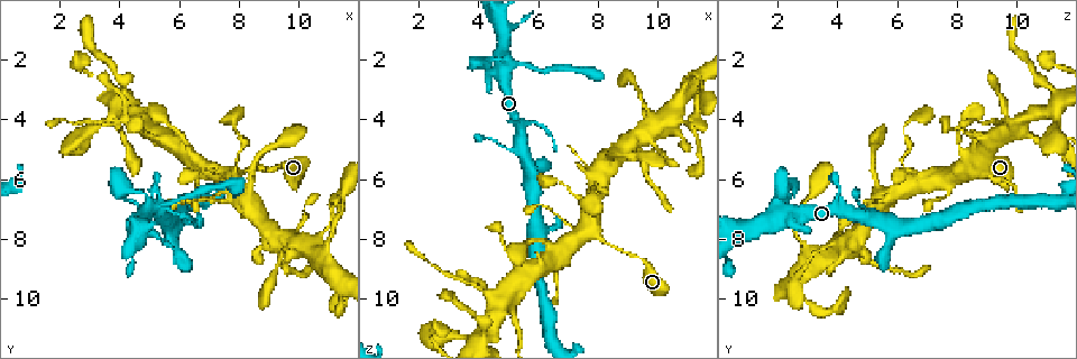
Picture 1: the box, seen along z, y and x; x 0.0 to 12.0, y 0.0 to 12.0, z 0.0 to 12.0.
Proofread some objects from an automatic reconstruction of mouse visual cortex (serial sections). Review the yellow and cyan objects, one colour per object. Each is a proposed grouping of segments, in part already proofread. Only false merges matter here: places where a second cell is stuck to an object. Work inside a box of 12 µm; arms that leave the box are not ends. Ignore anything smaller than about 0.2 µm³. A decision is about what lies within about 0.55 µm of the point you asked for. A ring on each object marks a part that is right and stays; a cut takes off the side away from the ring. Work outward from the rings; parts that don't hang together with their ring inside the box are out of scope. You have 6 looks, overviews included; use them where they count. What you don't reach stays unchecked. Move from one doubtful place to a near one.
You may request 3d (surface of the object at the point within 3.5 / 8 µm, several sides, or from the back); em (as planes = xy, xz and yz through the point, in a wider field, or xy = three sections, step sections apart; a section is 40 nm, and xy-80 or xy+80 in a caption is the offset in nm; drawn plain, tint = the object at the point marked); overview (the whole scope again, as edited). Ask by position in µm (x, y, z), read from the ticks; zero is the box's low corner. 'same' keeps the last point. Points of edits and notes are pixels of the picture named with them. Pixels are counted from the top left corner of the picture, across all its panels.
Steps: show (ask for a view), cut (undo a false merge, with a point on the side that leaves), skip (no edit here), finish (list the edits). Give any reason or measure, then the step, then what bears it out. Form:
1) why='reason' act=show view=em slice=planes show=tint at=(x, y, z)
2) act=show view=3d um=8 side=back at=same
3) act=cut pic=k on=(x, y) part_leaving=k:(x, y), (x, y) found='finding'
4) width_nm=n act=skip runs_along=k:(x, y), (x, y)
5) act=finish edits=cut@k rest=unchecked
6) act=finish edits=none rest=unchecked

why='branch point' act=show view=3d um=8 at=(7.7, 6.0, 7.7)

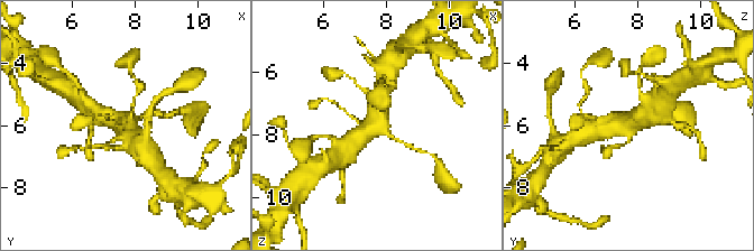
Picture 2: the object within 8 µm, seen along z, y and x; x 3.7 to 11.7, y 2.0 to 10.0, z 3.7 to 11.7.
act=show view=3d um=3.5 side=back at=same

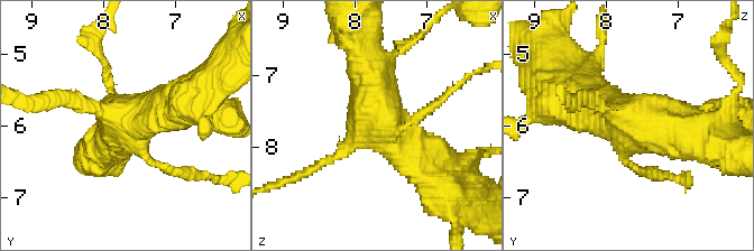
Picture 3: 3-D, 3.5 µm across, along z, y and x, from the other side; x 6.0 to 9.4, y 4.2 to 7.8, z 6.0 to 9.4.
act=show view=em slice=xy step=1 show=tint at=(7.70, 5.90, 7.75)

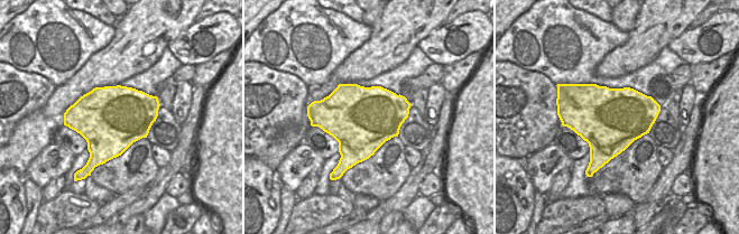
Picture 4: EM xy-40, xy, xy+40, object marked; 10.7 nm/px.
act=skip runs_along=3:(314, 168), (373, 128), (366, 59) found='continuous, no second cell'

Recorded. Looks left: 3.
act=show view=3d um=3.5 at=(4.2, 3.6, 11.1)

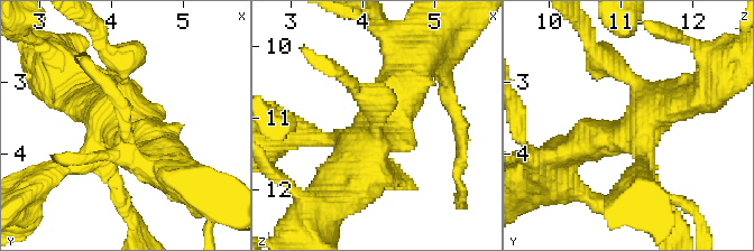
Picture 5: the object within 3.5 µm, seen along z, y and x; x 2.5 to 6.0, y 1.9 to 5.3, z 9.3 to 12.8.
act=show view=em slice=xy step=1 show=tint at=same

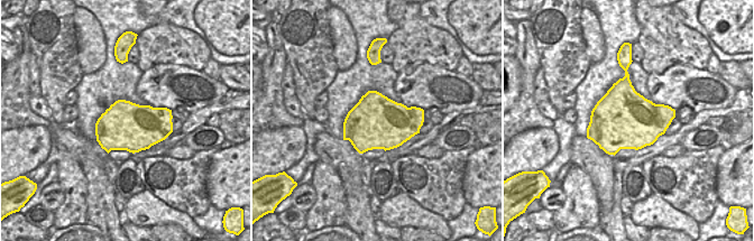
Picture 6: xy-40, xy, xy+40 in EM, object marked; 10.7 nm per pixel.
act=skip runs_along=5:(414, 76), (377, 131), (321, 139) found='continuous, no second cell'

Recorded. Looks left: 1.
act=finish edits=none rest=unchecked

